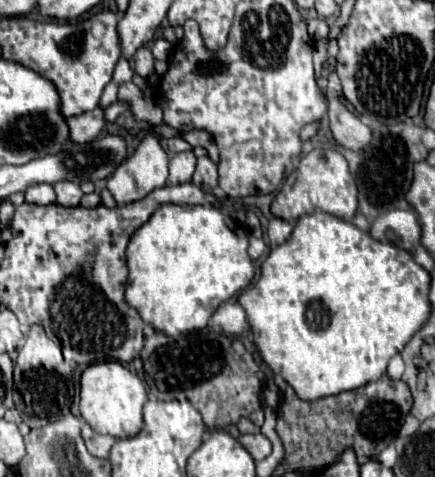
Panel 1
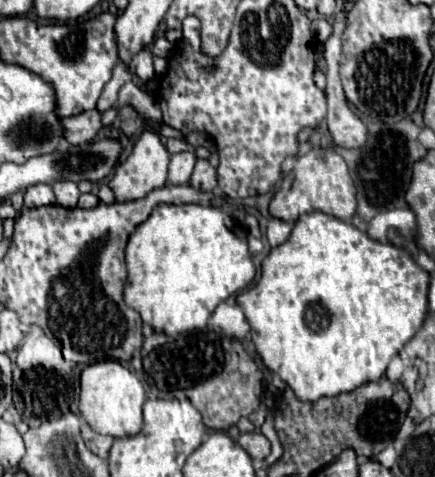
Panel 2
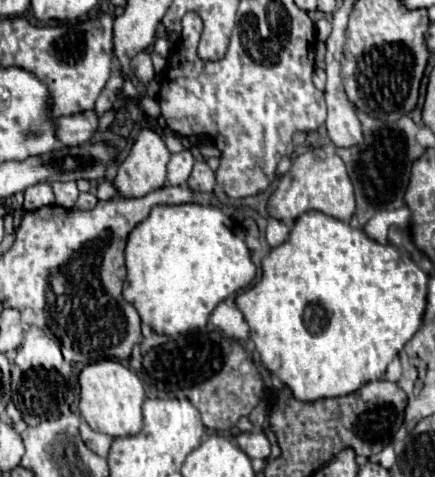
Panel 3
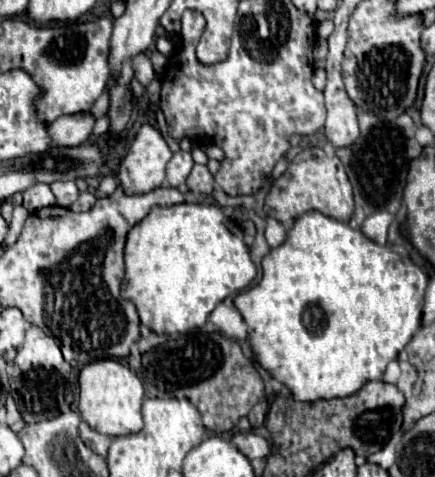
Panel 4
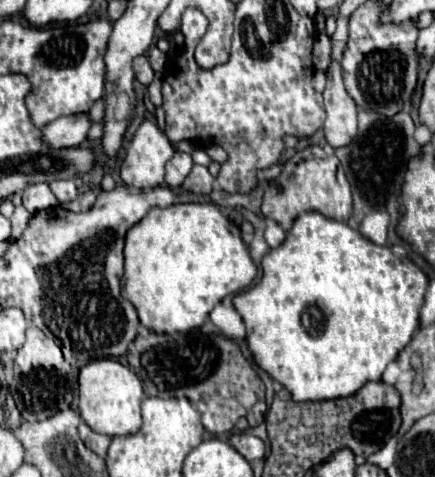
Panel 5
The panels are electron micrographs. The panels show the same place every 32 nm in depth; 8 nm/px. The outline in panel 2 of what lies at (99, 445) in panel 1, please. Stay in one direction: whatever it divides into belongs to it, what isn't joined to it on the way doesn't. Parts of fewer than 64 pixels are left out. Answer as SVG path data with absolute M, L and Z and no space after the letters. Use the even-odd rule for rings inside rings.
M86 422L80 426L80 430L82 430L82 440L84 440L84 444L86 444L96 456L106 458L108 452L110 452L110 448L112 448L114 438L112 438L112 436L104 436L104 434L94 432Z

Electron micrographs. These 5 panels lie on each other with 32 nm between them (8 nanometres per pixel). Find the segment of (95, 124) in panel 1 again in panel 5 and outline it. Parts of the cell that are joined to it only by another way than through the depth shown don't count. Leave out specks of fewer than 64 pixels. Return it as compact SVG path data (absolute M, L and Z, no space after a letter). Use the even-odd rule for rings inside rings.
M80 114L80 118L60 116L60 120L44 126L40 132L44 132L44 144L50 148L76 148L86 142L88 128L90 120L86 114Z

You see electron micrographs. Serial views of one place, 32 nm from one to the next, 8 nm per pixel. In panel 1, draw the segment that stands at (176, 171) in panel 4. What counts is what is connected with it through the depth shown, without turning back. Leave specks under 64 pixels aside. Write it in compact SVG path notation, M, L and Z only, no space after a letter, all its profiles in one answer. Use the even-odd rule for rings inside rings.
M180 152L180 154L174 154L170 158L170 184L184 184L184 182L190 182L192 174L196 170L196 156L194 152Z

